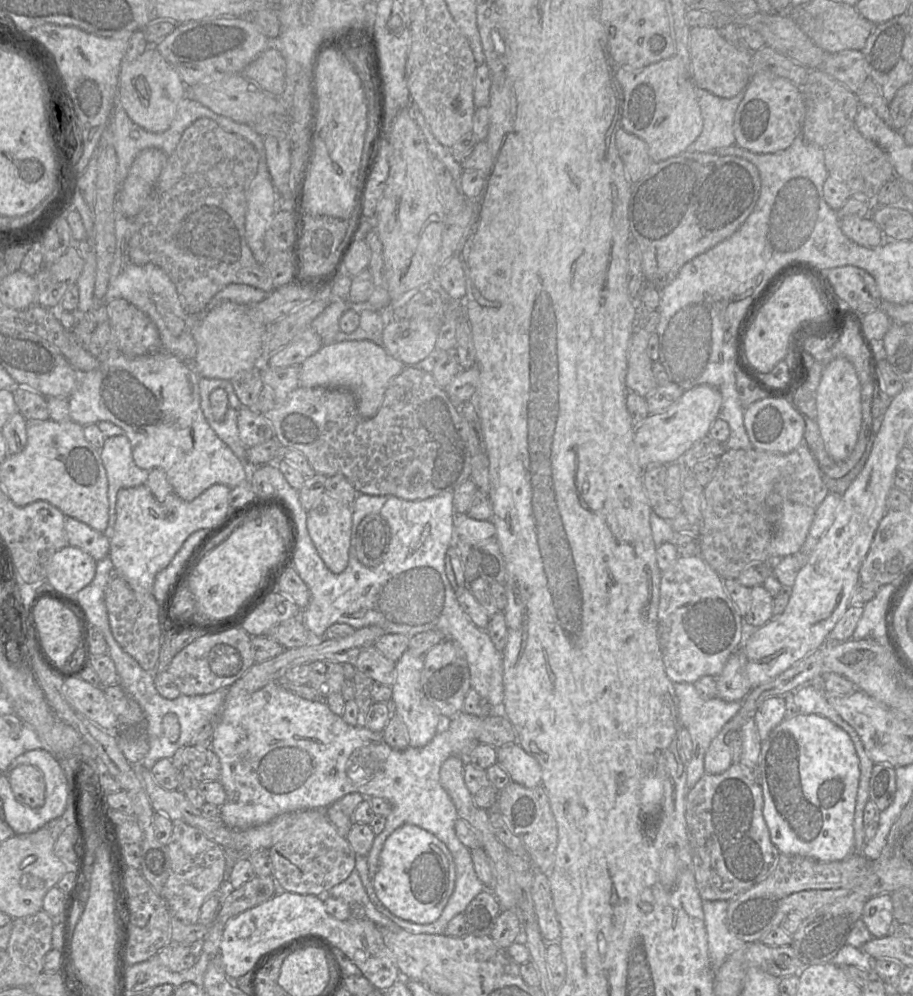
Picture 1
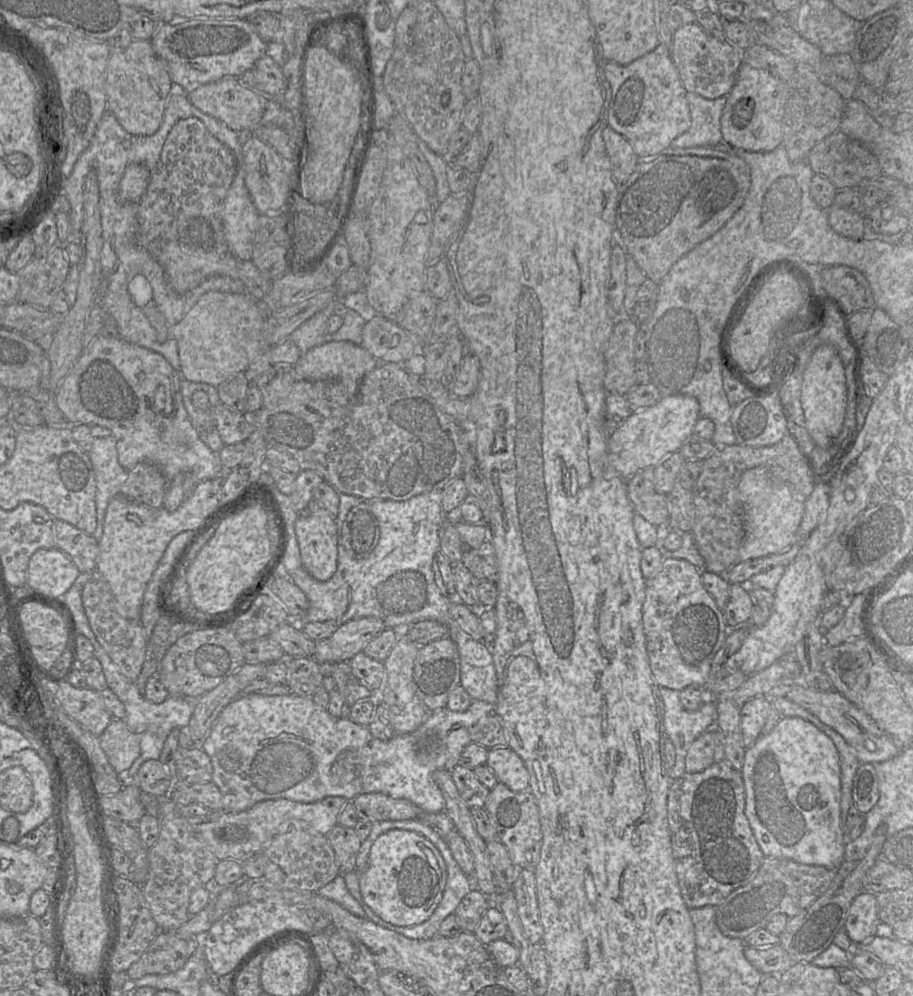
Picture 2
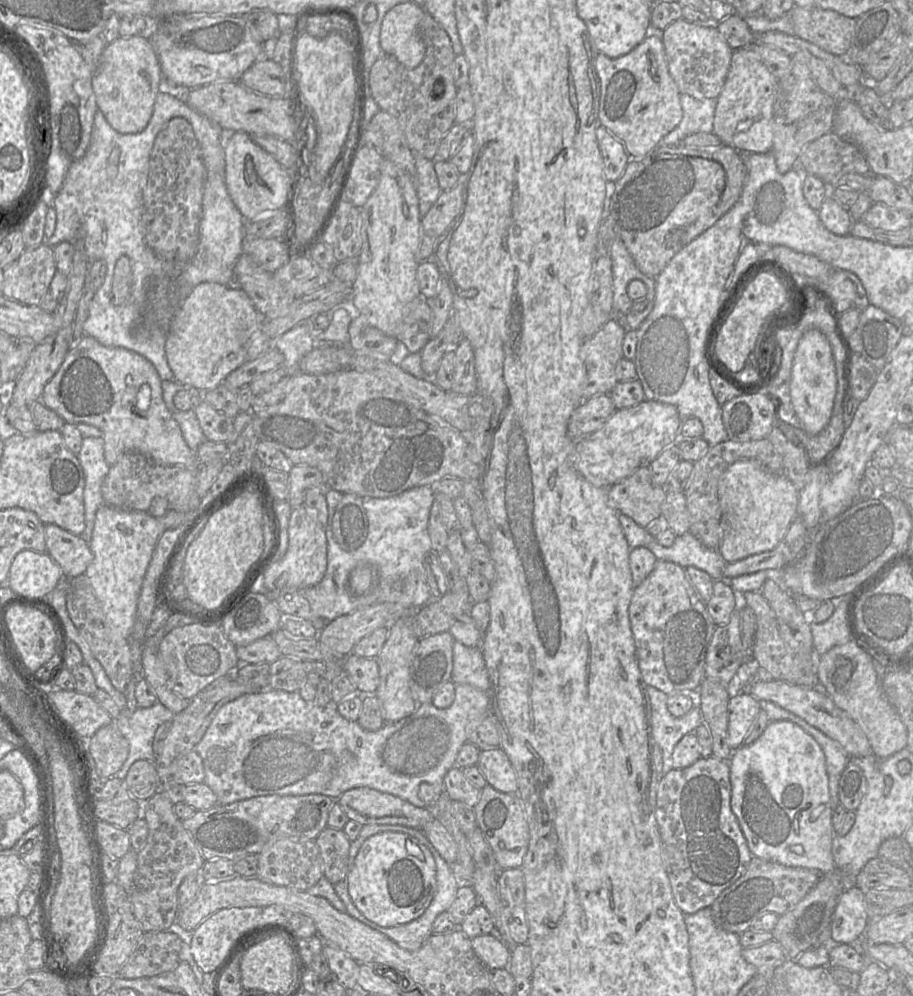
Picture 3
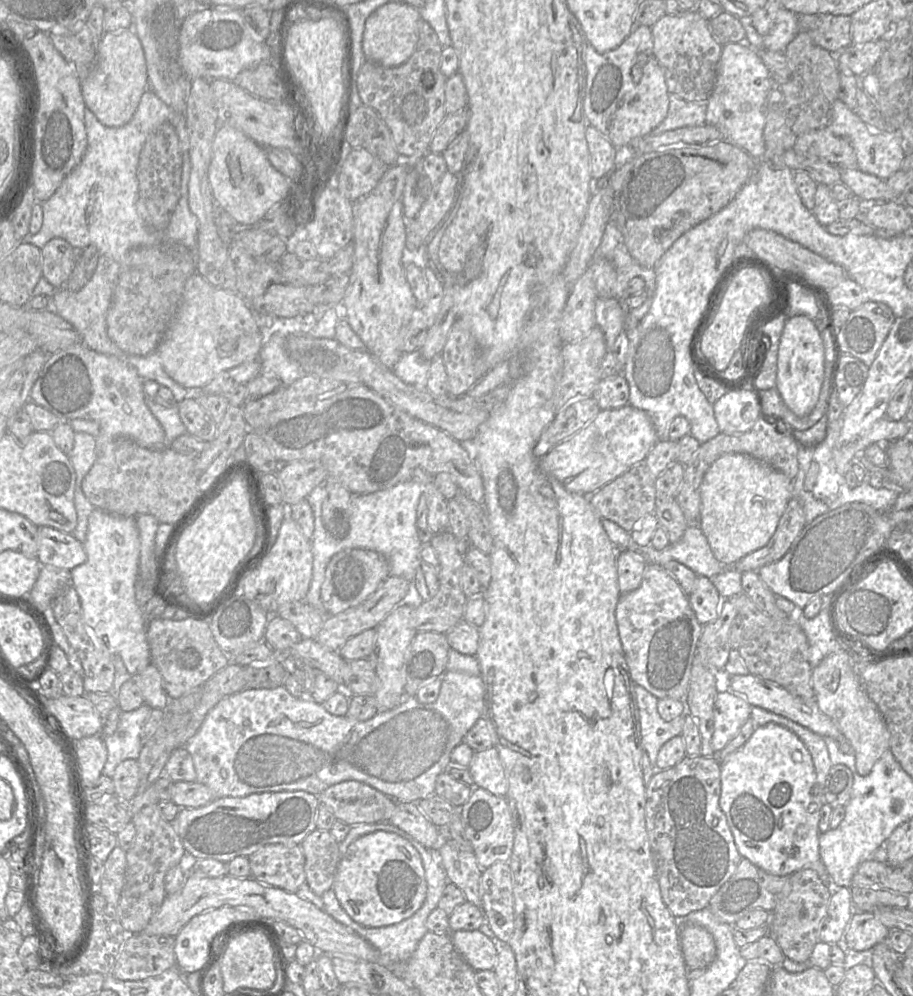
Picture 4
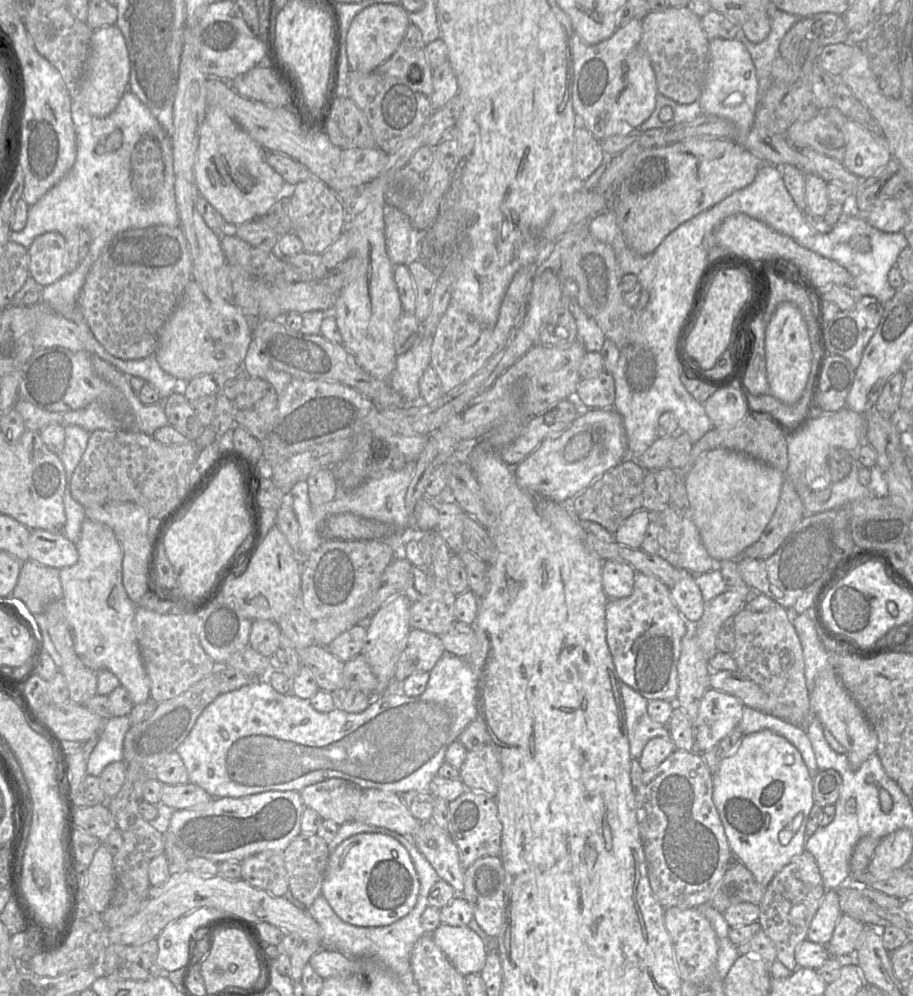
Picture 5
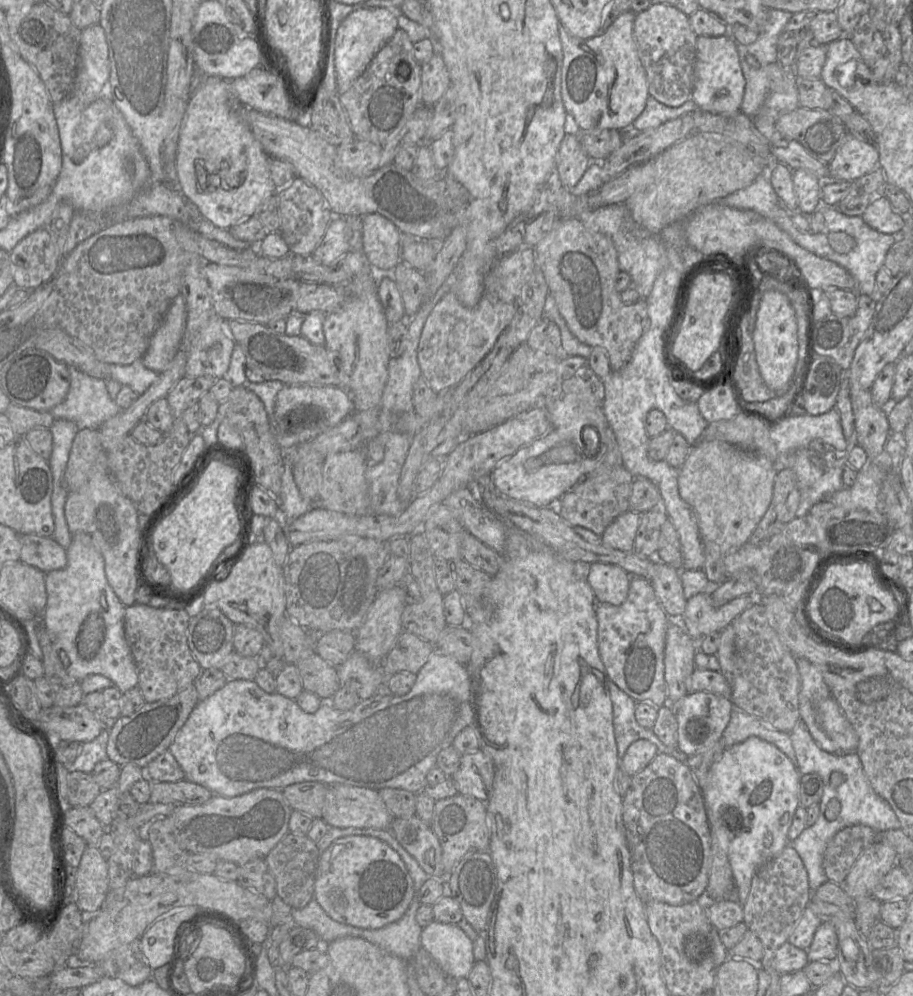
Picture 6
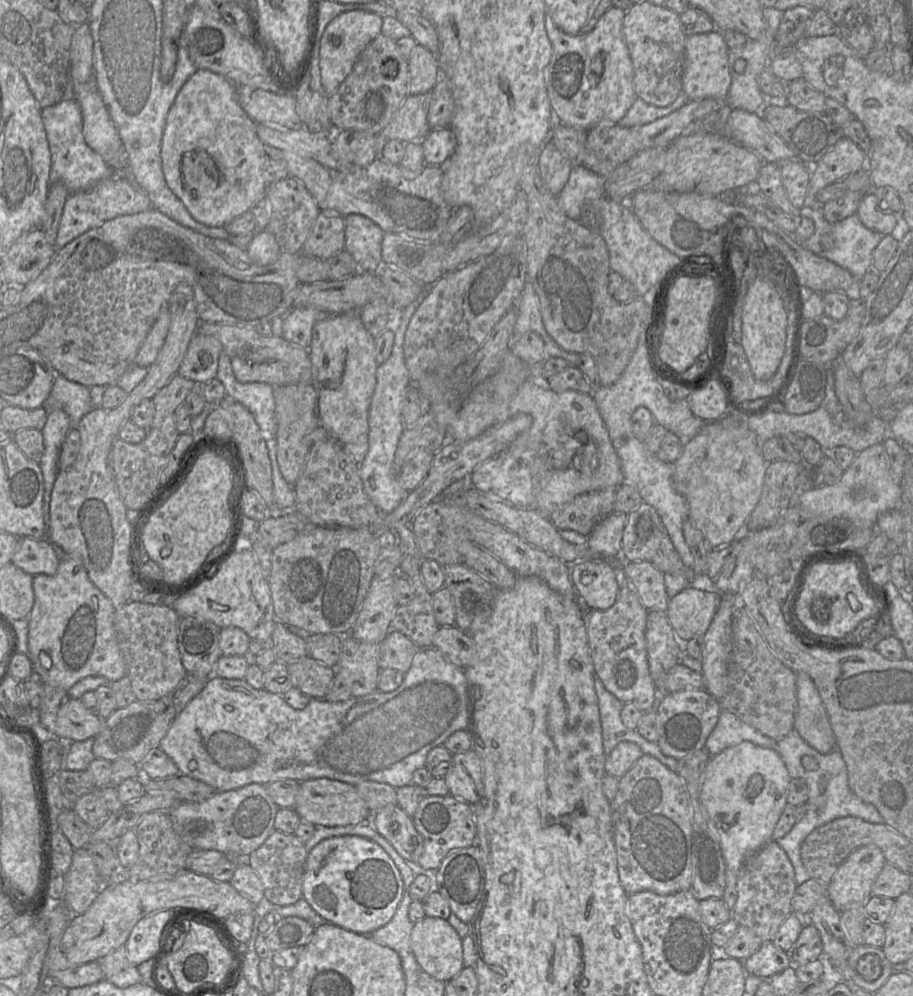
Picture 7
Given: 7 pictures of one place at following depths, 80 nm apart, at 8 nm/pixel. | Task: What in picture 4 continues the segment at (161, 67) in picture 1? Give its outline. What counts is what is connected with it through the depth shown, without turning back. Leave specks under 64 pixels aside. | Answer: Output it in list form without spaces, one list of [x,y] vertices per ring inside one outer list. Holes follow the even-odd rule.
[[[130,29],[105,32],[98,46],[96,60],[88,75],[81,81],[86,109],[103,125],[121,127],[132,119],[147,90],[146,60],[138,36]]]

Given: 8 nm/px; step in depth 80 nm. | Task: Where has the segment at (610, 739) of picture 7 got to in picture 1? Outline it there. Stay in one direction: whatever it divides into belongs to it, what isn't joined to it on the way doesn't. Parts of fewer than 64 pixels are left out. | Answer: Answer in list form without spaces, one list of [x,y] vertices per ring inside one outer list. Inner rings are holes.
[[[675,683],[674,688],[678,699],[678,763],[680,766],[684,766],[686,771],[690,762],[686,783],[687,786],[692,788],[707,774],[704,768],[704,759],[711,742],[723,727],[737,715],[742,707],[742,703],[741,701],[727,702],[717,697],[710,700],[703,699],[692,683]]]

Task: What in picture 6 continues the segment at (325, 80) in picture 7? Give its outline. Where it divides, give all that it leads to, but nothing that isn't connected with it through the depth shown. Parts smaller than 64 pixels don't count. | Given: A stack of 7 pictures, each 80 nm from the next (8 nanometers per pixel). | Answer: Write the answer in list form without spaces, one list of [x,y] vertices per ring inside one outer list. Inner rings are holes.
[[[363,7],[351,12],[330,36],[330,47],[339,94],[346,92],[365,71],[374,56],[398,29],[397,17],[386,8]]]

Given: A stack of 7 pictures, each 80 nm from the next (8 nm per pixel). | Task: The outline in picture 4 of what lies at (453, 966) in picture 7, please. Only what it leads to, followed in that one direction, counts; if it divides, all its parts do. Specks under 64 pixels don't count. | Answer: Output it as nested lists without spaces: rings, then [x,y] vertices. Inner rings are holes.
[[[479,930],[450,932],[455,950],[475,970],[493,970],[498,951],[491,939]]]

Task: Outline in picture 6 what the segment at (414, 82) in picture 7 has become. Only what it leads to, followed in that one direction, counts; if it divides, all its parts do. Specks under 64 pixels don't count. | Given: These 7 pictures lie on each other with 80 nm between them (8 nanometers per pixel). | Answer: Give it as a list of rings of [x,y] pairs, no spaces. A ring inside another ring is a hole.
[[[437,52],[426,63],[421,64],[421,97],[423,104],[433,107],[451,86],[449,72],[443,58]]]

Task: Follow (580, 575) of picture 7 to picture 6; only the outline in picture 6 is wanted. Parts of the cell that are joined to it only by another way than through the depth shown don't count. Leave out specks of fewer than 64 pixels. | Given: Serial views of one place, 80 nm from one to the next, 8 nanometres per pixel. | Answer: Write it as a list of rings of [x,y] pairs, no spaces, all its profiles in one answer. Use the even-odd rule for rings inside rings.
[[[593,562],[588,565],[587,581],[597,603],[619,605],[628,595],[630,575],[619,566]]]

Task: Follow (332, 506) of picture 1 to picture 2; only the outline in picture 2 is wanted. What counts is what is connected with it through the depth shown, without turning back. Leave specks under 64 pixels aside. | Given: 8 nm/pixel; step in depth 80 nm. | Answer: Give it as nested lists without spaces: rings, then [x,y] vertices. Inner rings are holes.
[[[310,501],[307,508],[298,512],[294,531],[299,546],[301,563],[305,570],[319,581],[329,580],[337,569],[338,526],[337,515],[320,508]]]

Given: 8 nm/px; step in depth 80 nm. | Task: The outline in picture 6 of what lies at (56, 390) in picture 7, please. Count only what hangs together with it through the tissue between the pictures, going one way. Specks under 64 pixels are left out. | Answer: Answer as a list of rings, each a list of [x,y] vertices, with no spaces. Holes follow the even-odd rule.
[[[70,368],[67,396],[49,412],[55,419],[74,422],[79,429],[98,429],[120,411],[108,392],[105,380]]]

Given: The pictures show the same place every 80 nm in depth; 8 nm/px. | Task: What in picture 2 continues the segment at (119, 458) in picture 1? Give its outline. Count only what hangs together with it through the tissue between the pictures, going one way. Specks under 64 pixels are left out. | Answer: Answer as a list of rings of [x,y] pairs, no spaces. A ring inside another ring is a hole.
[[[113,436],[95,438],[88,455],[96,480],[97,527],[92,536],[99,540],[103,532],[107,506],[114,496],[119,495],[120,488],[126,481],[129,470],[119,464],[116,440]]]

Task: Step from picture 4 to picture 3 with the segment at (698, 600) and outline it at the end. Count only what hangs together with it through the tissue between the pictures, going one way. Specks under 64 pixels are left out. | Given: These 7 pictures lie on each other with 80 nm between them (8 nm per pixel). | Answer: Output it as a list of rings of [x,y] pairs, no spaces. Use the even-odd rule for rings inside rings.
[[[723,580],[715,581],[708,600],[702,599],[716,625],[727,625],[737,608],[738,594]]]

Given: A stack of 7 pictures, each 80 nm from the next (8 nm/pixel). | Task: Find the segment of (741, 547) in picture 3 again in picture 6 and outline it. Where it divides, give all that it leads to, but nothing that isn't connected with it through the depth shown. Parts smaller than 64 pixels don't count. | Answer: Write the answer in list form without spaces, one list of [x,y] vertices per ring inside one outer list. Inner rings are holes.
[[[708,441],[691,446],[691,450],[684,464],[678,469],[678,488],[681,498],[691,506],[696,515],[702,542],[703,543],[708,542],[713,544],[721,551],[723,555],[732,553],[741,548],[747,542],[749,542],[751,535],[753,534],[754,530],[756,529],[757,525],[763,518],[764,514],[766,513],[771,503],[773,495],[773,485],[775,476],[777,474],[777,470],[778,467],[774,464],[773,461],[765,459],[762,456],[757,456],[753,453],[745,451],[744,449],[740,449],[736,446],[733,446],[731,444],[722,441]]]

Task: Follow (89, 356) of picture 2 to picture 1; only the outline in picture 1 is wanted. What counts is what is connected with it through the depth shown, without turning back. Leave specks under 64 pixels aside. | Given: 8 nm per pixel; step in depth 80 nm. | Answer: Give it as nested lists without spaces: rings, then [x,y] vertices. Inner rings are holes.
[[[111,349],[106,351],[105,354],[99,355],[97,358],[100,361],[98,368],[91,371],[79,371],[80,374],[77,387],[68,397],[69,419],[81,424],[82,426],[108,421],[122,428],[123,435],[125,435],[131,443],[135,464],[145,470],[161,469],[172,486],[173,492],[182,500],[191,501],[215,484],[222,484],[229,488],[234,488],[246,479],[246,462],[239,458],[217,435],[203,413],[199,385],[200,380],[203,377],[201,377],[191,366],[187,365],[184,360],[180,360],[177,356],[163,350],[140,356],[128,356],[118,349]]]

